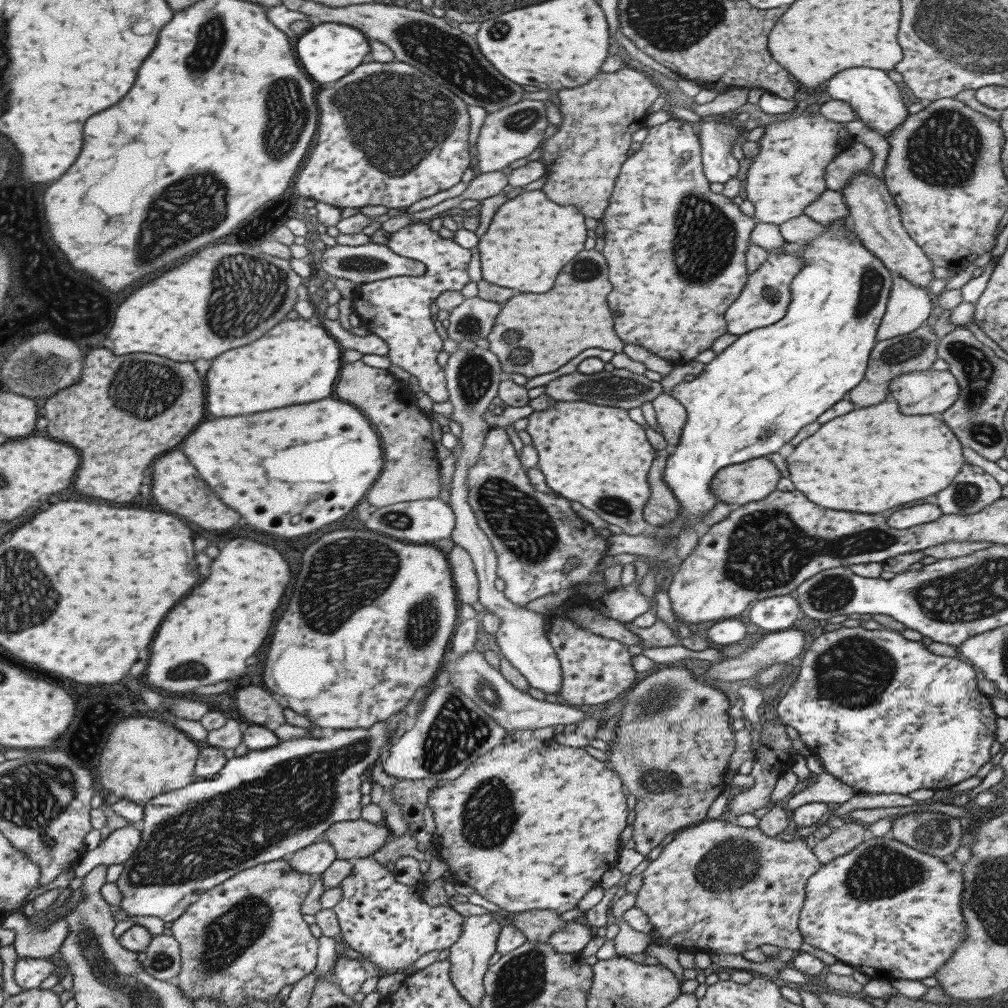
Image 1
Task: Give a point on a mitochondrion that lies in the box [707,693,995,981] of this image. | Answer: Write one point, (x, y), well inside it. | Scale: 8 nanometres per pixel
(880, 872)

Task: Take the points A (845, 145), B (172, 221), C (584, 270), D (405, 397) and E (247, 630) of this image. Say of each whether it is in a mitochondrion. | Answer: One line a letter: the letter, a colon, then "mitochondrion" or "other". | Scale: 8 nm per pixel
A: other
B: mitochondrion
C: mitochondrion
D: other
E: other

